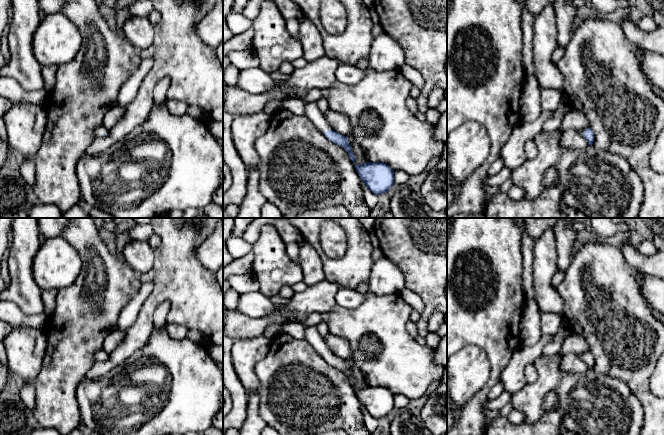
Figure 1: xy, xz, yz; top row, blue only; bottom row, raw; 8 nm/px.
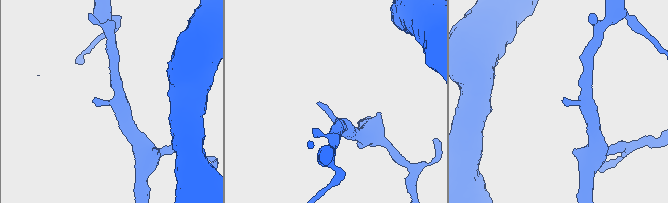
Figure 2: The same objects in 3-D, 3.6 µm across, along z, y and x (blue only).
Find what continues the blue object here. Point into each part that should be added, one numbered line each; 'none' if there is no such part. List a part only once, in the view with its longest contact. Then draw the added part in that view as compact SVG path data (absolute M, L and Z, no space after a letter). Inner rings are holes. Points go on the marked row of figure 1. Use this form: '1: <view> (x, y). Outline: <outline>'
1: xz (312, 112). Outline: M305 103L304 114L322 133L332 130L316 103Z

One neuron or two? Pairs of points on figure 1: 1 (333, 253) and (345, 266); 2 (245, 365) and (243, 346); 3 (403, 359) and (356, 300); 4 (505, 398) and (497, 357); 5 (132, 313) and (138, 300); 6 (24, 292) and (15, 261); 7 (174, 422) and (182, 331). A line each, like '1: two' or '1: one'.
1: two
2: one
3: two
4: two
5: one
6: one
7: two

